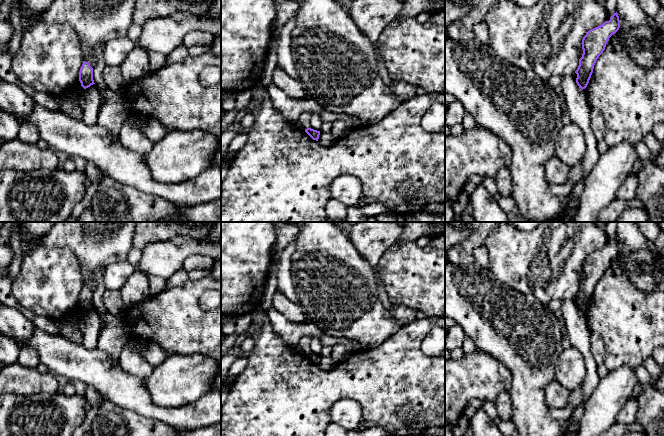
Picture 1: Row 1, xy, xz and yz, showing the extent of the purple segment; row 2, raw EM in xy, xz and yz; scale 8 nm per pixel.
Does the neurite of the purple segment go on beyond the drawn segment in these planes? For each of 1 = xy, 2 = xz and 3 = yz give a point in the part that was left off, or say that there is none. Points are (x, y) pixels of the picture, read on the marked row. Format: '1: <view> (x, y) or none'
1: none
2: none
3: none

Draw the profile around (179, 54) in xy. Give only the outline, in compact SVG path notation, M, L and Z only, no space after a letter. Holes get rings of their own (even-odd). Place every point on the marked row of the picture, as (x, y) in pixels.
M183 44L179 45L177 48L175 48L173 51L171 51L169 54L167 54L167 59L165 66L182 62L184 61L189 55L189 47L184 46Z

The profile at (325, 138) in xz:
M320 132L318 143L321 146L331 146L334 143L333 135L330 132Z

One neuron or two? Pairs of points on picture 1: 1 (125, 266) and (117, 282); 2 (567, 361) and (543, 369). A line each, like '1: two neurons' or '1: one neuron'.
1: one neuron
2: two neurons

